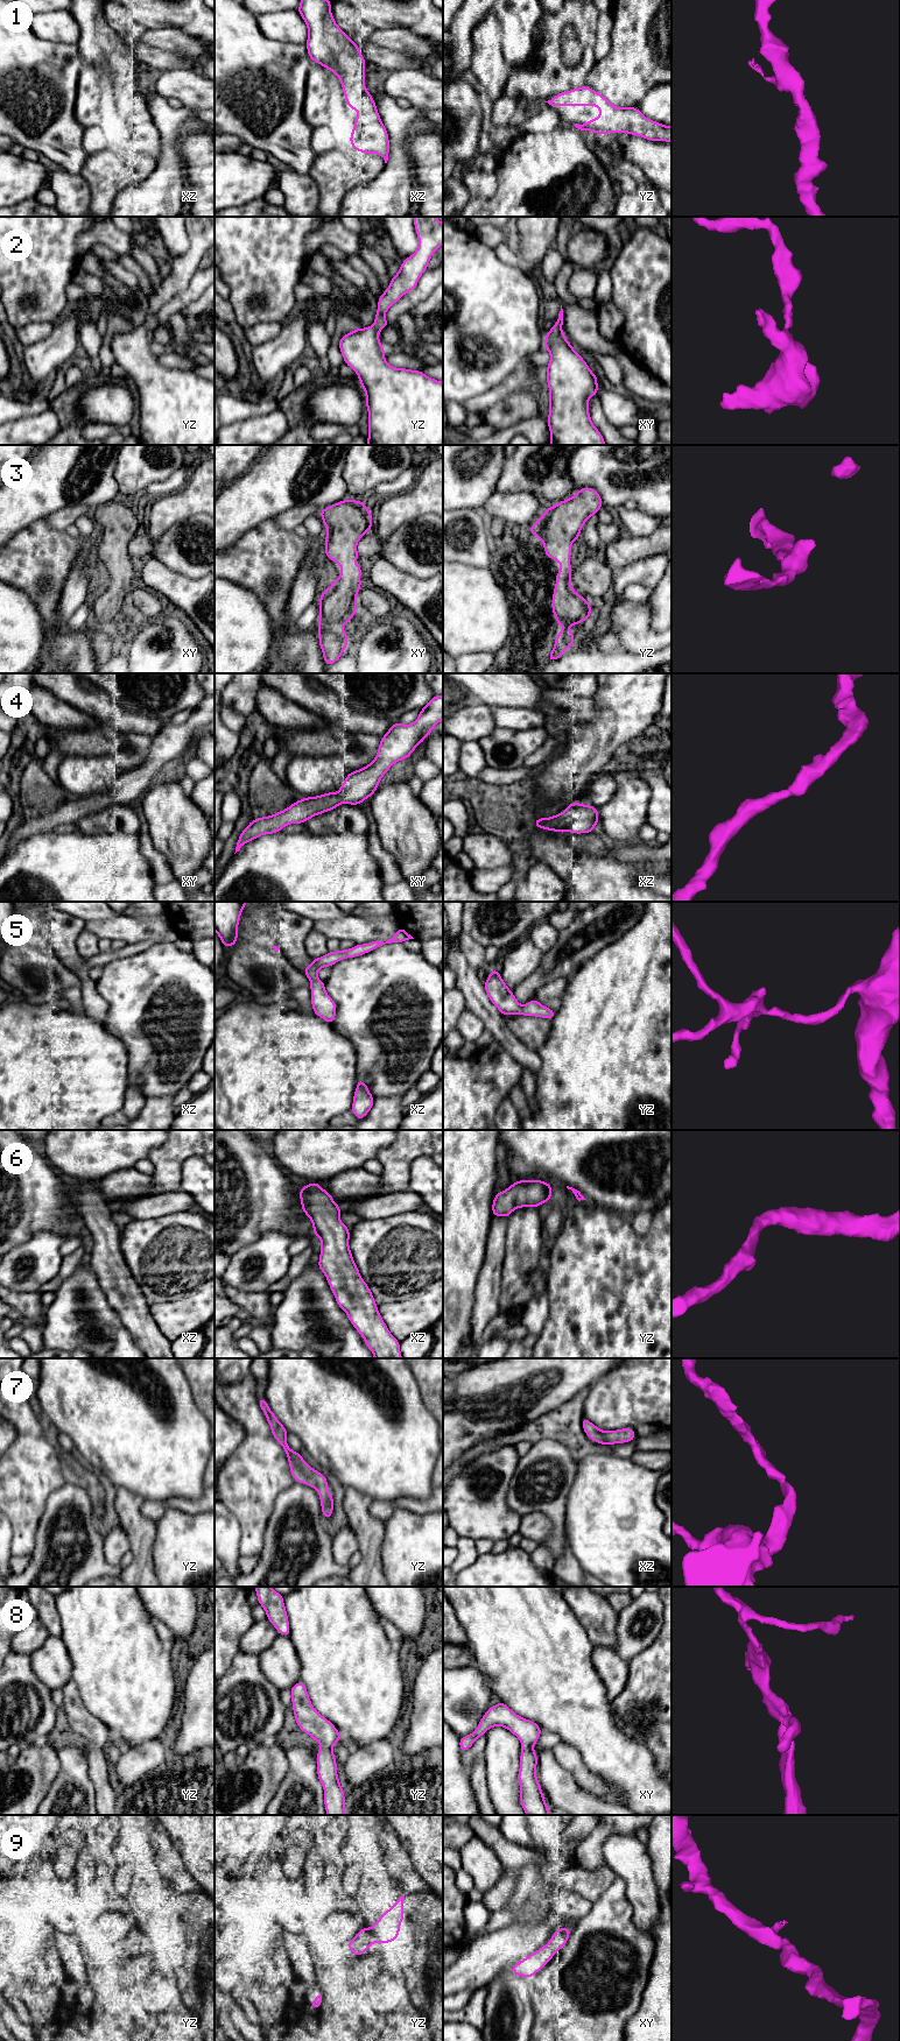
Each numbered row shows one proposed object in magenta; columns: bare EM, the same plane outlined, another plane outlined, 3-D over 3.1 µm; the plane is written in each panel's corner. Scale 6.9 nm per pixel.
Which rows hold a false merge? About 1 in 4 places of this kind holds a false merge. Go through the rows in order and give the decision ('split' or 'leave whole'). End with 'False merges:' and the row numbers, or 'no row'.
1: leave whole
2: leave whole
3: leave whole
4: leave whole
5: leave whole
6: leave whole
7: leave whole
8: leave whole
9: leave whole
False merges: no row

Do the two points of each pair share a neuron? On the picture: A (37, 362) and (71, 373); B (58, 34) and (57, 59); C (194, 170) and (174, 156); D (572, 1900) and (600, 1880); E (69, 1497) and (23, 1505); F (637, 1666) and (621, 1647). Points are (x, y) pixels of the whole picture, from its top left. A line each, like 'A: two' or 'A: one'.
A: two
B: two
C: two
D: two
E: two
F: two

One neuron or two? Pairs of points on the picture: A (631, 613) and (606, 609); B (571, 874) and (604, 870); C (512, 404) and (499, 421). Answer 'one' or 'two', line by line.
A: one
B: one
C: one

